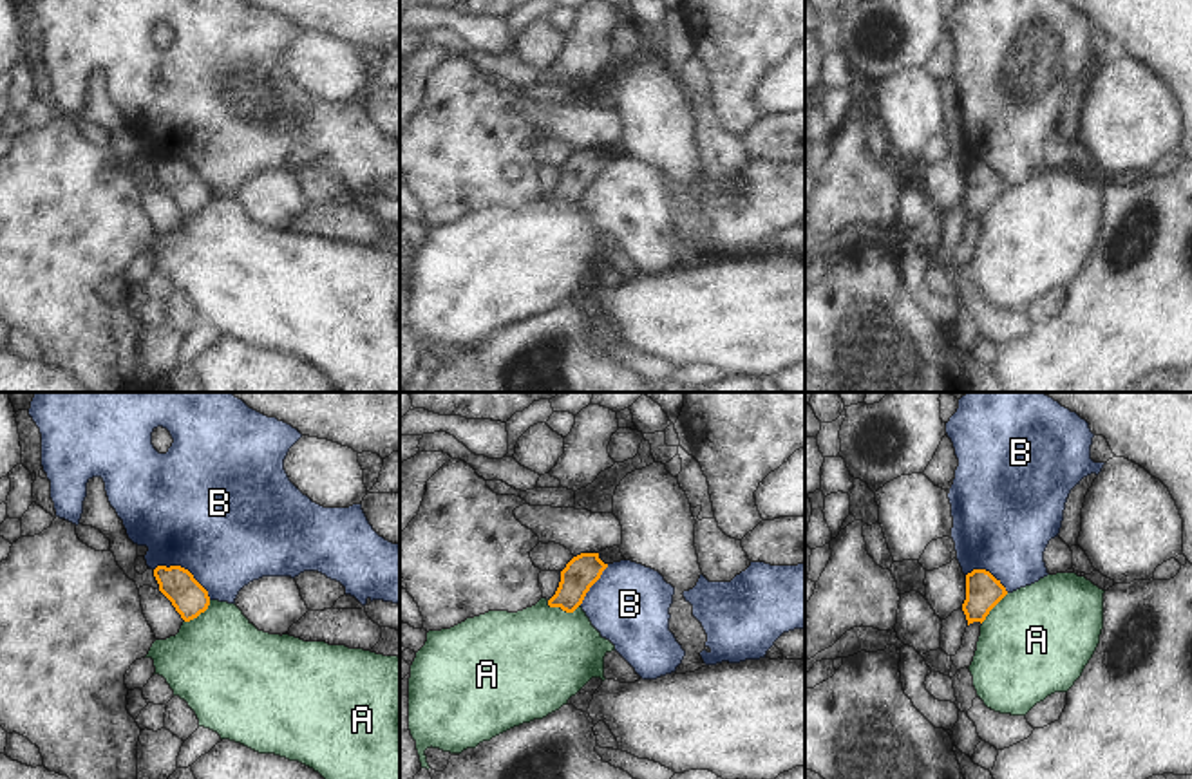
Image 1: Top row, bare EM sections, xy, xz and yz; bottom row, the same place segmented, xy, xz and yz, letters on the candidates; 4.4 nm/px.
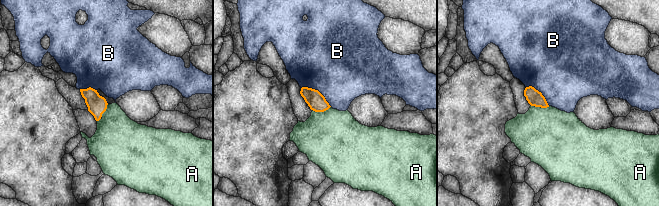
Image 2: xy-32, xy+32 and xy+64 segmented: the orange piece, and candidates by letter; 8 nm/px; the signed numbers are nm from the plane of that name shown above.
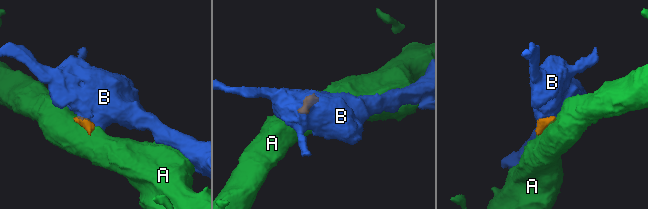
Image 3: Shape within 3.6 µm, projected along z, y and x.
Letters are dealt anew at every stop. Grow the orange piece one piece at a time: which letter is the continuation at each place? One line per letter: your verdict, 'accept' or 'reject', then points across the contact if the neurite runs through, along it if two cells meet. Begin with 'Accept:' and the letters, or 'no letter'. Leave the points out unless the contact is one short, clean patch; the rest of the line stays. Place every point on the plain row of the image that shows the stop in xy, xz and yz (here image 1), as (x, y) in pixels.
Accept: no letter
A: reject; border xz (547, 196), (550, 201), (567, 206), (579, 199)
B: reject; border xy (154, 163), (183, 161), (210, 194)

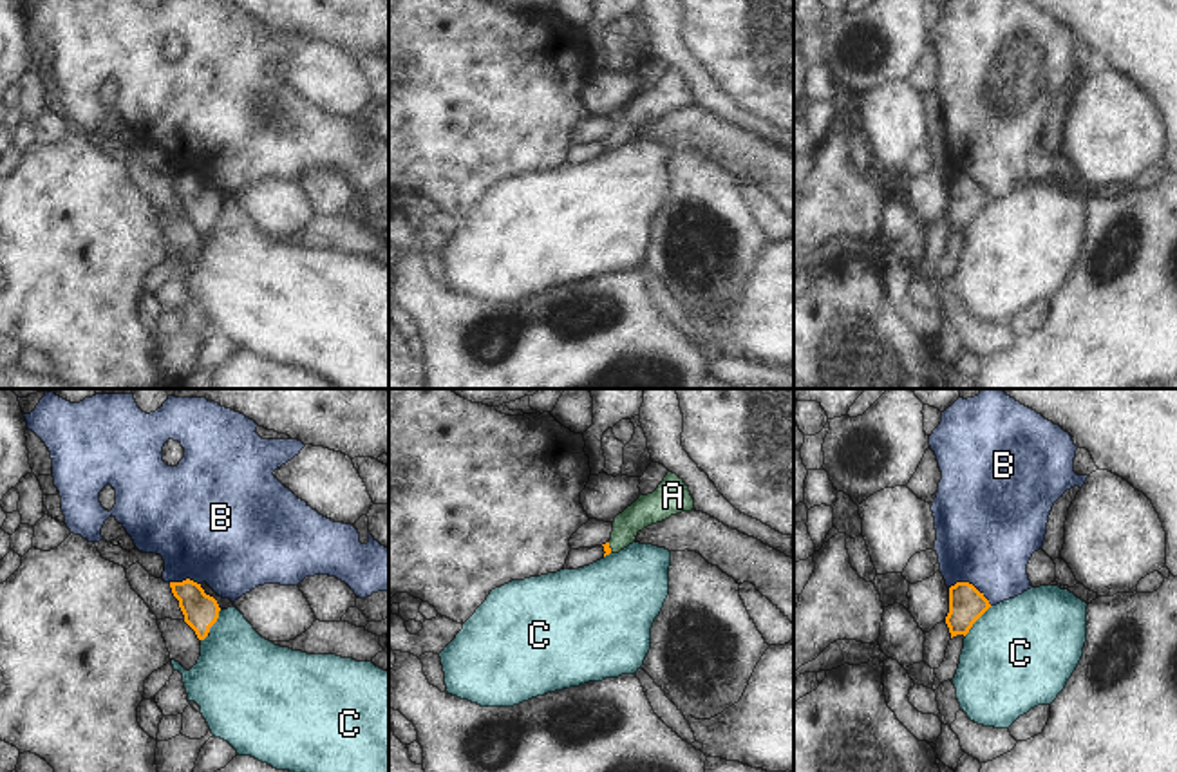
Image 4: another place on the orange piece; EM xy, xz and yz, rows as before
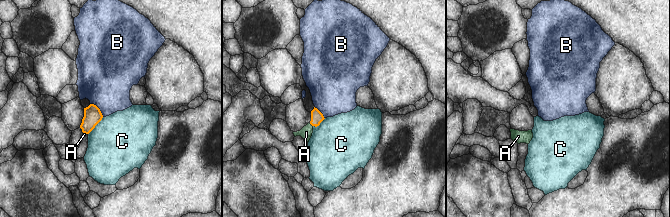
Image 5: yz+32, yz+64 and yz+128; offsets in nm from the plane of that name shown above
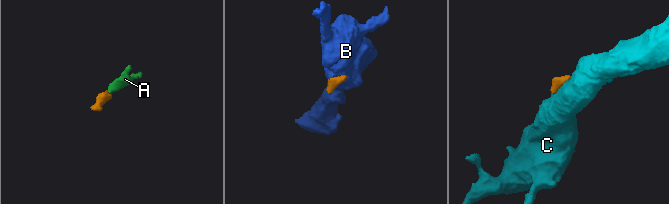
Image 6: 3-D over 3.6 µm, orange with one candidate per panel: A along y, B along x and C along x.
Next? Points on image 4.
Accept: A
A: accept; way xz (606, 141), (610, 143), (646, 105)
B: reject; border yz (950, 181), (969, 178), (991, 199)
C: reject; border yz (991, 201), (964, 230)

